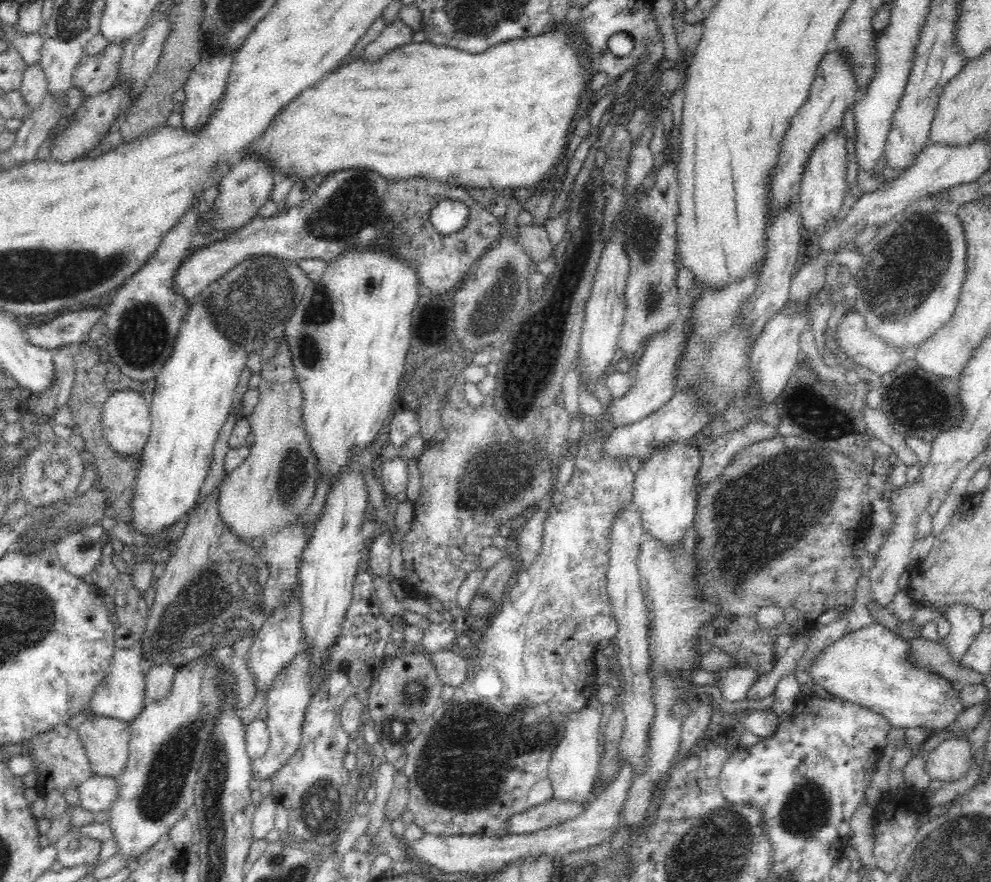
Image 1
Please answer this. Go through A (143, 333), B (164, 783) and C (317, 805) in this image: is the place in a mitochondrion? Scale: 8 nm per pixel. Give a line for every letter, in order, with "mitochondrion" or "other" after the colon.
A: mitochondrion
B: mitochondrion
C: mitochondrion

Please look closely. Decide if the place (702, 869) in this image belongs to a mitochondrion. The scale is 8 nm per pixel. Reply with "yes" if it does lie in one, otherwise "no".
yes

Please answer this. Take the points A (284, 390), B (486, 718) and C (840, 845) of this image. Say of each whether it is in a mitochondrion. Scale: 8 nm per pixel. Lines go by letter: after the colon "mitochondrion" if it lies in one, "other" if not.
A: other
B: mitochondrion
C: mitochondrion

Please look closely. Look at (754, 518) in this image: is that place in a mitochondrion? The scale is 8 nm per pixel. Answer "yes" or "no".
yes

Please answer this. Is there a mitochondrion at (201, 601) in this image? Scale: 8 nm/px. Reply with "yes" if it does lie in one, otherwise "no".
yes

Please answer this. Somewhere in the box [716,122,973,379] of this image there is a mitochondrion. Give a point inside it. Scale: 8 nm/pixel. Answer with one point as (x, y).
(902, 274)

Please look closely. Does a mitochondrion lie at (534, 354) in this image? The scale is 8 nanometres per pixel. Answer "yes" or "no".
yes

